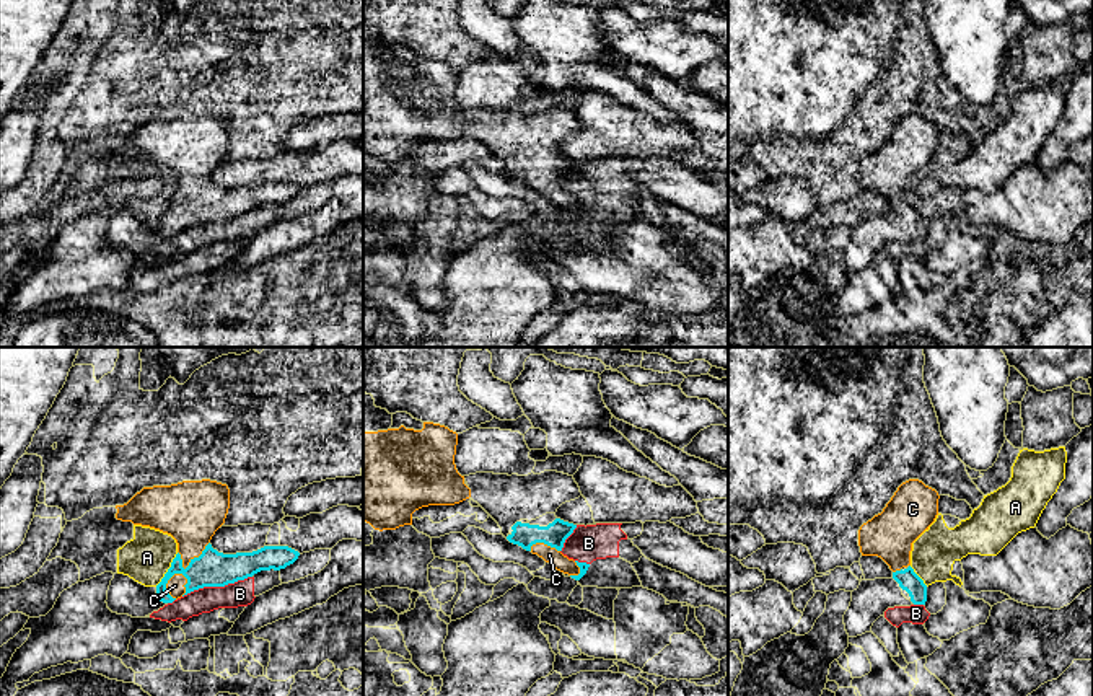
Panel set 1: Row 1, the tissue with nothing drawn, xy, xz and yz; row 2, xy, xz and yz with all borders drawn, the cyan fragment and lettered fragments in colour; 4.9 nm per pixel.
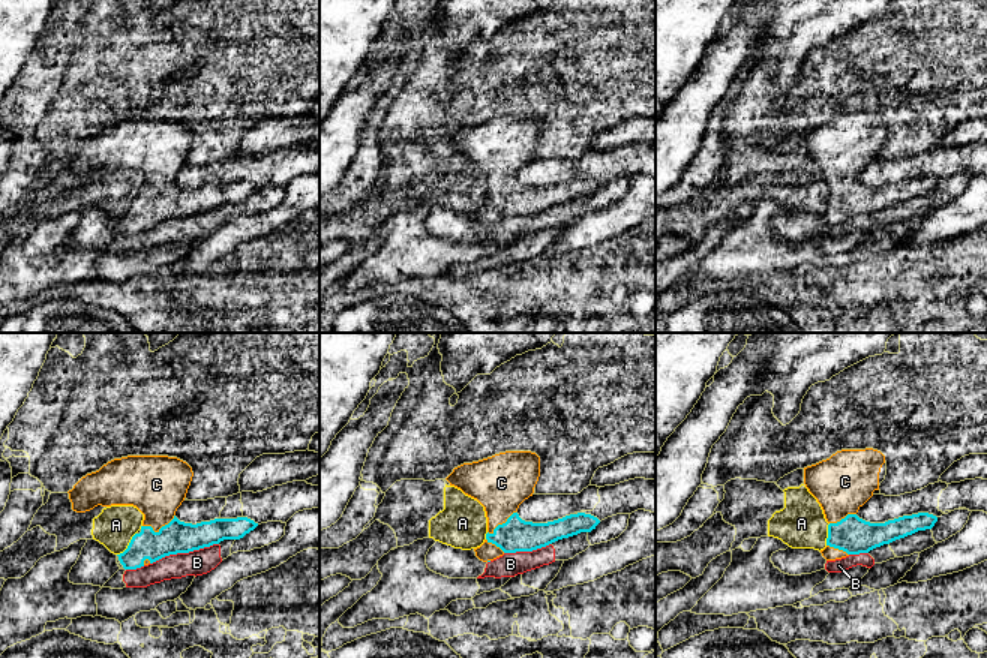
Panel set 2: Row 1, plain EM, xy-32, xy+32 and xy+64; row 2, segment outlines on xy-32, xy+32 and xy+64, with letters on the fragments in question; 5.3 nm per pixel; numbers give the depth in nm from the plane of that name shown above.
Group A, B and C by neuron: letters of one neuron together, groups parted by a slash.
A / B / C

